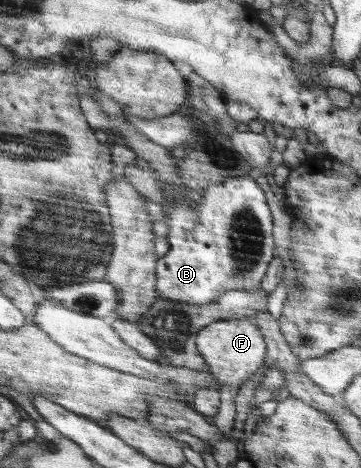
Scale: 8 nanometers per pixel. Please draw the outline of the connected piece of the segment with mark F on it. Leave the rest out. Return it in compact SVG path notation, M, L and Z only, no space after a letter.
M250 319L219 320L197 332L196 348L205 358L210 375L220 386L219 411L210 420L225 436L230 436L233 431L237 415L235 411L237 391L254 375L253 371L257 371L263 365L265 342L260 329L257 329L257 325L253 325Z

